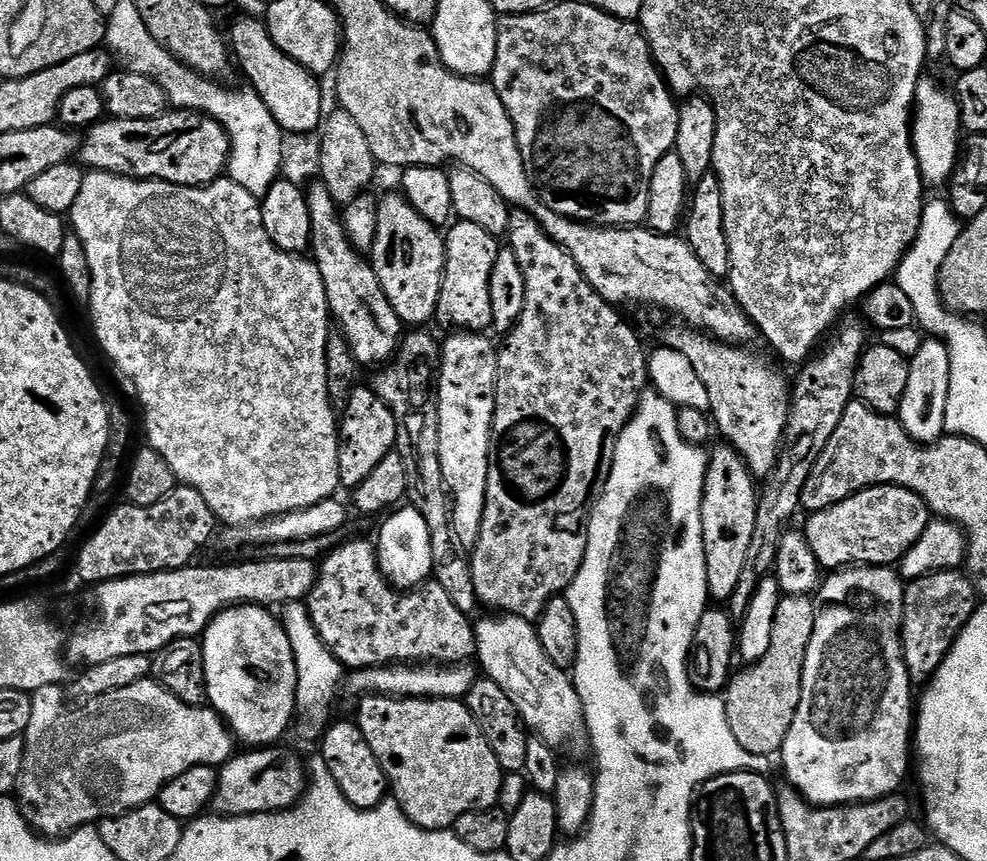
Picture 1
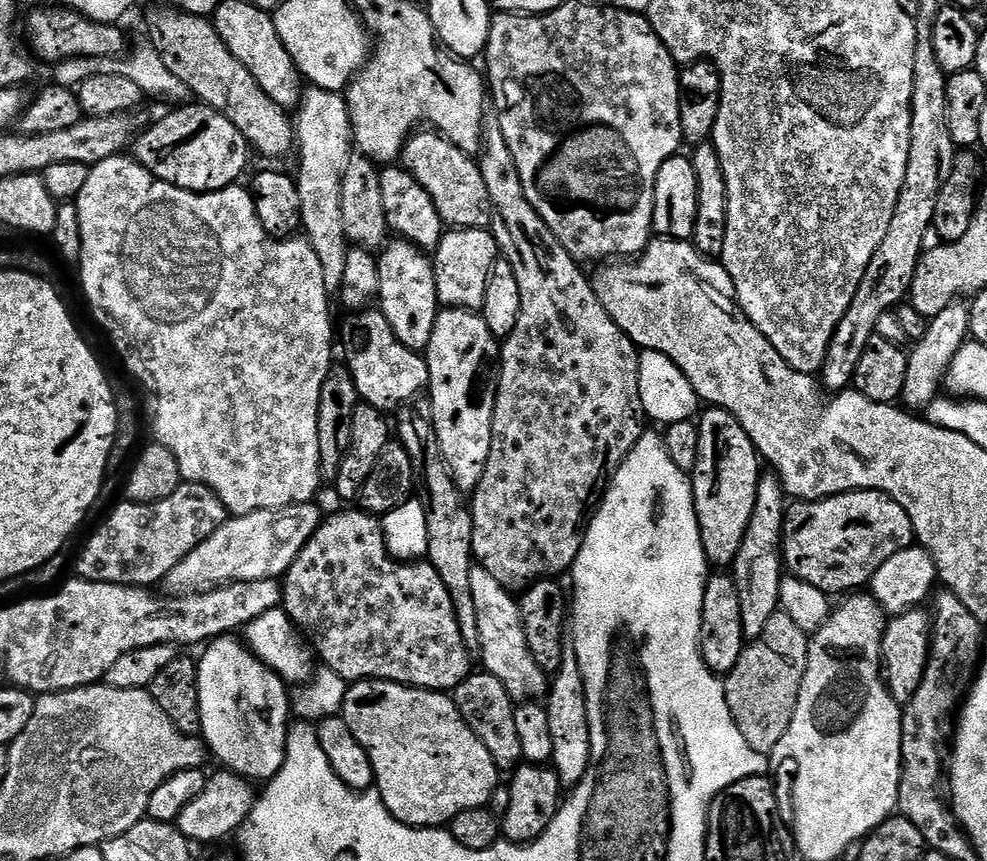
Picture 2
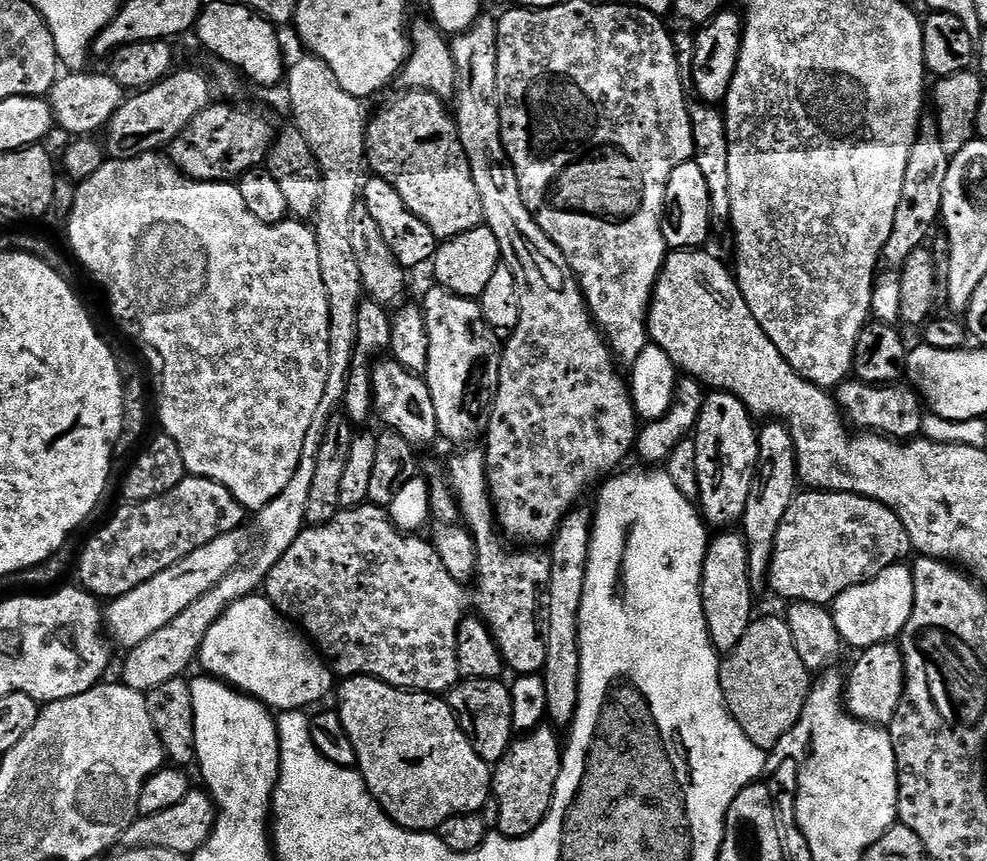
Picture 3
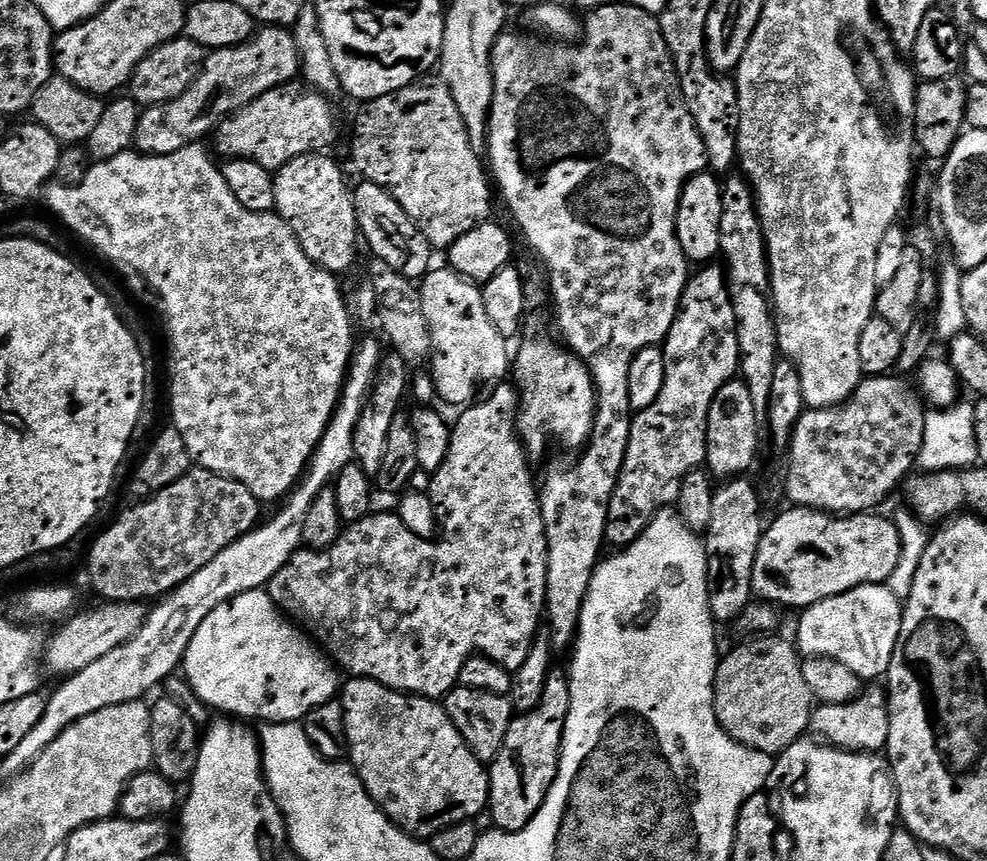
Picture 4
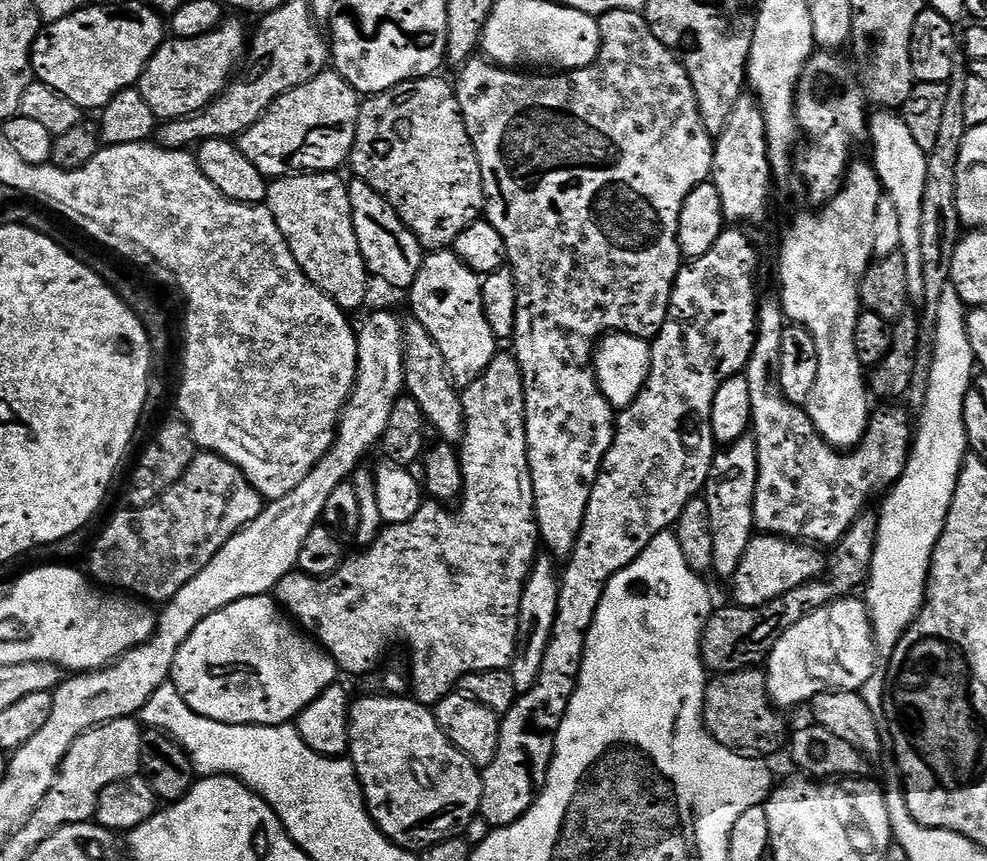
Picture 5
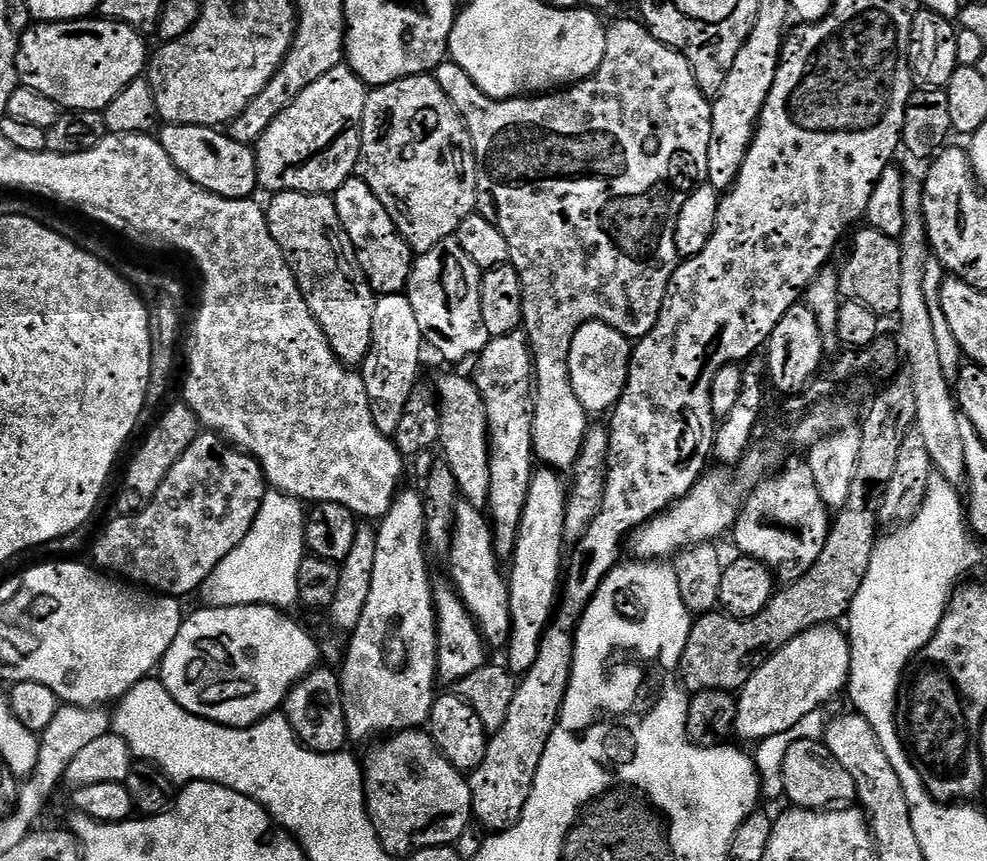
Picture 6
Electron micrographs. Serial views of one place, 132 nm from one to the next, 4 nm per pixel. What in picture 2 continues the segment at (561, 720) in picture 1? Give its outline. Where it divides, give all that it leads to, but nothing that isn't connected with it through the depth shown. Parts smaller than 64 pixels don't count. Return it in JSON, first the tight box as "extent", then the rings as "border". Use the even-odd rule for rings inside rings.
{"extent":[470,565,549,702],"border":[[[473,565],[470,574],[470,592],[477,613],[477,625],[483,669],[506,687],[514,702],[539,701],[549,690],[547,673],[542,671],[526,646],[525,630],[521,622],[517,599],[480,565]]]}

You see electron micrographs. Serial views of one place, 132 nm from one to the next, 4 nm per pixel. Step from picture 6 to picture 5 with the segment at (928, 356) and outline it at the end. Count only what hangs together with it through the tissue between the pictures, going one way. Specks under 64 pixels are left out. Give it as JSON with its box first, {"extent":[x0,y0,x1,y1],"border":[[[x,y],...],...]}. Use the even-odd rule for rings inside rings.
{"extent":[870,110,929,298],"border":[[[880,110],[870,120],[870,144],[876,155],[874,167],[887,199],[898,206],[898,222],[902,225],[900,253],[904,255],[908,271],[908,294],[912,298],[923,297],[923,266],[922,266],[922,218],[923,198],[926,194],[927,168],[929,153],[918,146],[910,126],[904,121],[903,115],[892,110]]]}

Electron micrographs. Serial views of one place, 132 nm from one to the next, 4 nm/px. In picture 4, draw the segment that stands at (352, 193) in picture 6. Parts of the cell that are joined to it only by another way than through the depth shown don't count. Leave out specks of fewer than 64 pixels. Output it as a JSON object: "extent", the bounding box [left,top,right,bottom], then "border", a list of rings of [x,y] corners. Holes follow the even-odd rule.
{"extent":[354,182,434,282],"border":[[[360,182],[360,185],[355,185],[354,199],[356,202],[356,223],[358,225],[359,235],[368,243],[368,248],[381,261],[381,265],[387,266],[393,272],[399,272],[400,275],[413,282],[419,281],[421,278],[428,275],[434,249],[428,242],[428,237],[420,231],[420,227],[409,218],[404,207],[396,201],[393,196],[387,192],[382,186],[377,184],[369,184]]]}

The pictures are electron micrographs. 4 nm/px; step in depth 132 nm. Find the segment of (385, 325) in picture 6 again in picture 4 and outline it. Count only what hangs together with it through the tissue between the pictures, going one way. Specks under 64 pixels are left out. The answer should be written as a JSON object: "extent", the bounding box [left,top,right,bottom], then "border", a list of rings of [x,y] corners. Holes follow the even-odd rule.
{"extent":[214,340,382,600],"border":[[[364,340],[361,344],[359,341],[346,373],[340,403],[336,405],[332,421],[322,434],[320,445],[316,447],[307,474],[287,499],[288,505],[269,524],[261,523],[239,540],[235,540],[229,548],[222,550],[218,558],[214,558],[214,566],[216,564],[220,566],[222,586],[224,588],[230,586],[230,600],[235,596],[241,596],[244,592],[263,589],[286,566],[288,559],[302,548],[302,526],[306,522],[306,514],[310,514],[314,498],[323,488],[329,487],[335,481],[347,464],[353,463],[355,430],[359,426],[360,415],[366,409],[366,401],[369,399],[382,361],[381,341],[377,340]]]}

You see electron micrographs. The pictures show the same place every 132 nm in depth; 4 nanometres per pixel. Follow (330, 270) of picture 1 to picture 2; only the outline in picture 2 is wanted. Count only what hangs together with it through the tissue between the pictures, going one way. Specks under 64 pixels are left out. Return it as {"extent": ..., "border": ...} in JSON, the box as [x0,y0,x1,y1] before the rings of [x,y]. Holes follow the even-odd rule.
{"extent":[338,311,428,414],"border":[[[353,311],[348,318],[338,336],[344,339],[344,356],[348,359],[345,360],[346,367],[354,378],[361,401],[385,414],[395,413],[401,406],[415,401],[423,393],[420,391],[428,388],[427,359],[398,342],[383,312]]]}

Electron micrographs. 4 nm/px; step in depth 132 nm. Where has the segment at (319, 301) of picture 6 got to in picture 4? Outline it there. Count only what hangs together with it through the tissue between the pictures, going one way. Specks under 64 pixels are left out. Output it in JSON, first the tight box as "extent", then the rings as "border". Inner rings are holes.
{"extent":[274,152,358,274],"border":[[[311,152],[305,156],[286,162],[286,166],[274,172],[274,202],[277,216],[288,223],[290,230],[298,238],[302,250],[316,263],[318,268],[333,274],[348,272],[356,260],[356,240],[358,244],[358,225],[356,223],[356,202],[353,189],[348,188],[344,172],[324,152]]]}

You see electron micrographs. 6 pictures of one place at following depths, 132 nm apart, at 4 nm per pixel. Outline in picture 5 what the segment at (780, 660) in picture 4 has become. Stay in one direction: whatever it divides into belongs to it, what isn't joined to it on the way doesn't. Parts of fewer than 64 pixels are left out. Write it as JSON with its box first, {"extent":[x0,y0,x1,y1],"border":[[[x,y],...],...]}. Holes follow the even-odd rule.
{"extent":[704,667,790,754],"border":[[[759,667],[747,668],[741,672],[726,672],[720,675],[717,675],[715,678],[709,679],[708,689],[705,690],[705,702],[704,702],[704,724],[708,728],[708,733],[713,736],[717,742],[724,744],[728,748],[733,748],[739,750],[744,754],[764,754],[760,752],[772,752],[780,743],[785,743],[786,737],[789,735],[790,727],[783,720],[781,709],[773,705],[772,699],[768,696],[768,677]]]}

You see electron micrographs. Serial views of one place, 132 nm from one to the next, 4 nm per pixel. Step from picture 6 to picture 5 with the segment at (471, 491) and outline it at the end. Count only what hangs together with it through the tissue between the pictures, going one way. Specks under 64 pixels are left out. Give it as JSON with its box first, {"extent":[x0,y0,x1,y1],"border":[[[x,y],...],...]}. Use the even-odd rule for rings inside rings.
{"extent":[404,318,464,442],"border":[[[415,318],[404,324],[404,382],[407,395],[417,400],[429,425],[436,427],[441,441],[460,442],[464,439],[464,402],[457,385],[448,375],[448,367],[438,350],[438,342]]]}

